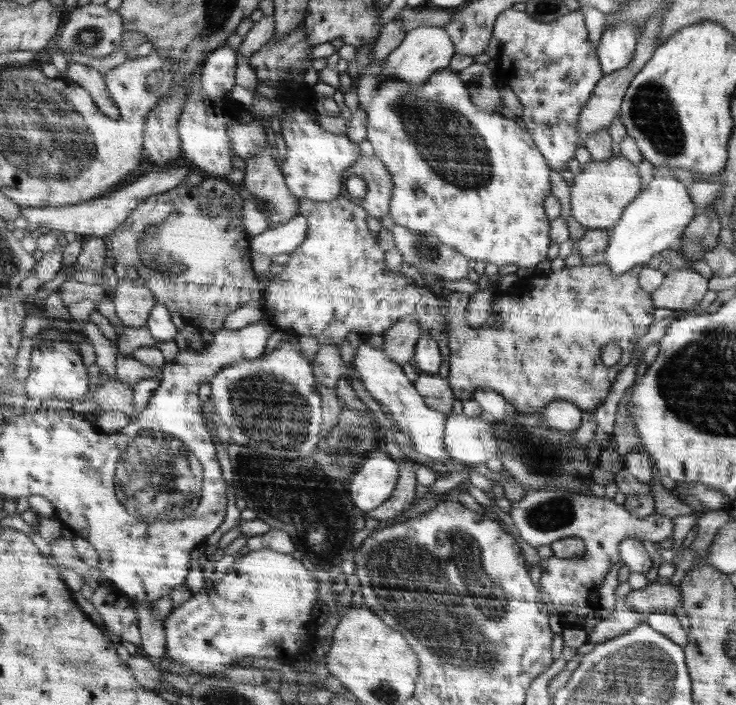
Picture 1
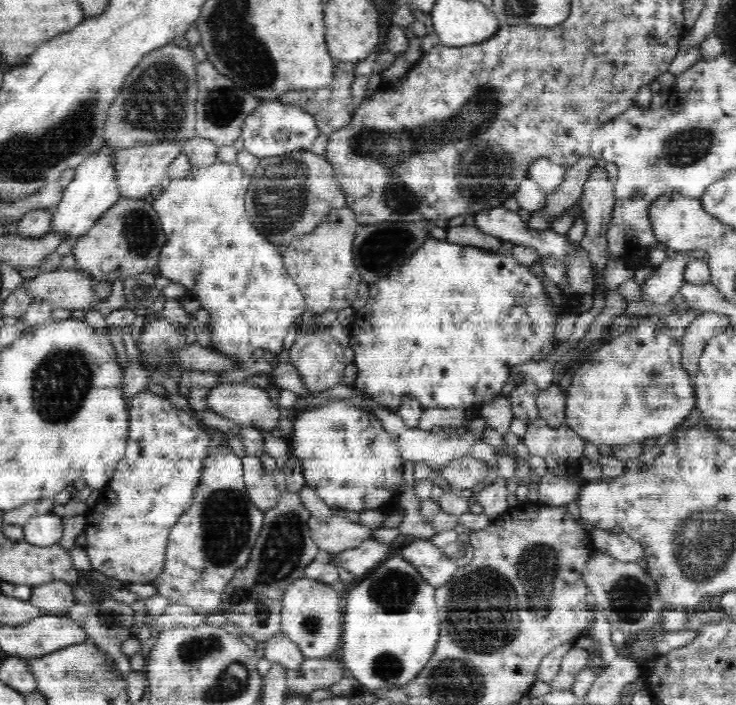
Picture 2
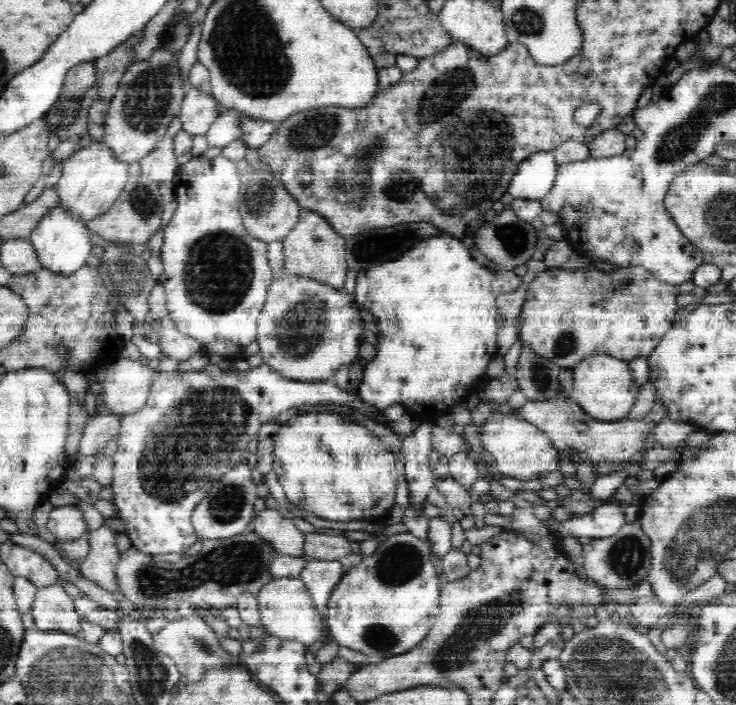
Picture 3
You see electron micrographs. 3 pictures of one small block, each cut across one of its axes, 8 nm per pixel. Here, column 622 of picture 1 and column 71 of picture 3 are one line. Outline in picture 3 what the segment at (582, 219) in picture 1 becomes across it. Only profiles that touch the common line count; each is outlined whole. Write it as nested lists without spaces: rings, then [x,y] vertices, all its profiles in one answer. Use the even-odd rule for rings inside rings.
[[[103,142],[90,143],[89,146],[76,151],[66,160],[61,174],[51,183],[60,198],[62,210],[80,222],[88,222],[106,214],[129,182],[129,165],[118,161]]]

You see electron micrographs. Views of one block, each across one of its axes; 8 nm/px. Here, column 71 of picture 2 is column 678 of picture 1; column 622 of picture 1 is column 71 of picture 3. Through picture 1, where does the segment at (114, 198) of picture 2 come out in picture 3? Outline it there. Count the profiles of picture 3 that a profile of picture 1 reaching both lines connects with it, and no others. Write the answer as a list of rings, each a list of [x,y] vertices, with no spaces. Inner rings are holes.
[[[61,206],[52,208],[36,224],[35,230],[32,230],[30,241],[41,268],[56,273],[57,276],[67,276],[67,274],[80,270],[80,267],[86,266],[86,260],[90,258],[94,248],[91,231],[87,228],[86,222],[75,220],[70,213],[62,210]]]

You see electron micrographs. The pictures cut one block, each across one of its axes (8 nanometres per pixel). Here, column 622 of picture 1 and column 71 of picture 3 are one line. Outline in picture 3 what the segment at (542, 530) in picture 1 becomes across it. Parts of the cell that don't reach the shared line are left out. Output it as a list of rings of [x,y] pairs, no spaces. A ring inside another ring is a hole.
[[[75,506],[52,507],[45,527],[60,541],[78,541],[88,536],[82,511]]]

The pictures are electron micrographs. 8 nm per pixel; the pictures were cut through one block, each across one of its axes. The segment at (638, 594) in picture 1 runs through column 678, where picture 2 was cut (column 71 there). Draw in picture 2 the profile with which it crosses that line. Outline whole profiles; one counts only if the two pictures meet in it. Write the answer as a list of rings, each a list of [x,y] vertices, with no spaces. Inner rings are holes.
[[[48,581],[43,585],[36,585],[33,587],[29,601],[44,612],[61,615],[75,604],[73,586],[64,581]]]

